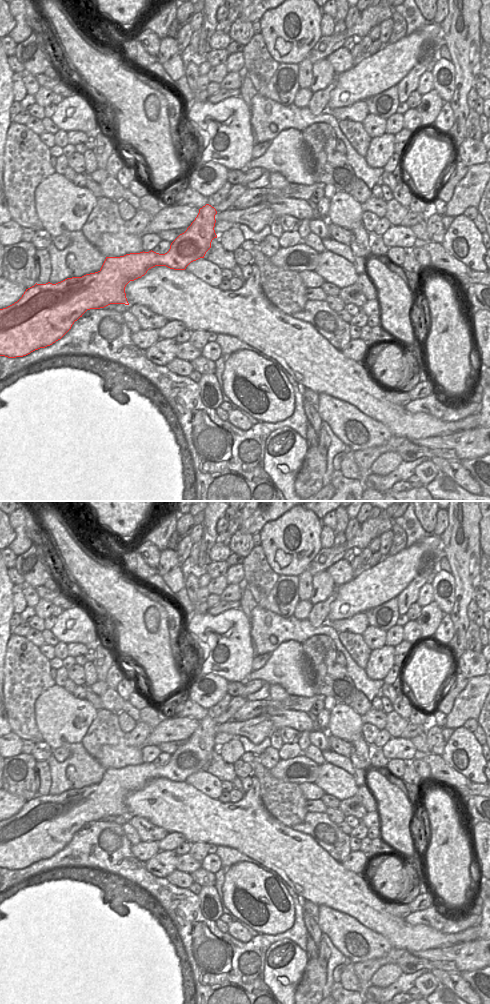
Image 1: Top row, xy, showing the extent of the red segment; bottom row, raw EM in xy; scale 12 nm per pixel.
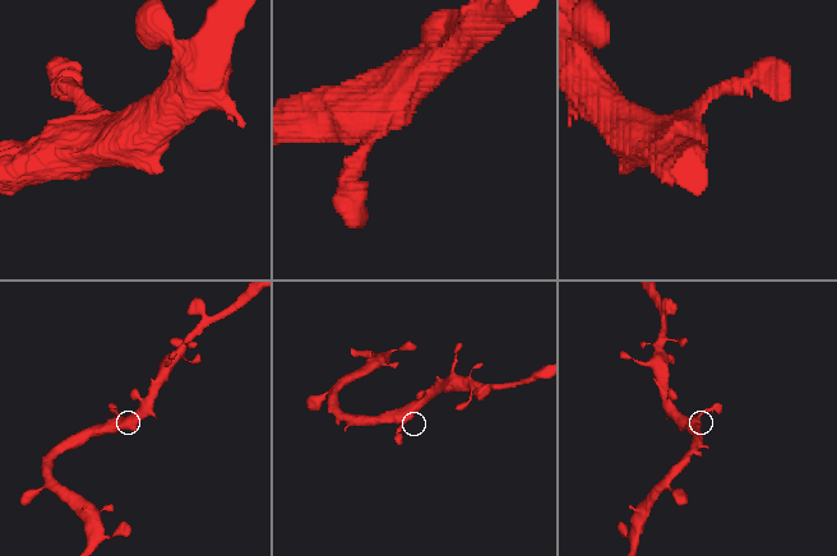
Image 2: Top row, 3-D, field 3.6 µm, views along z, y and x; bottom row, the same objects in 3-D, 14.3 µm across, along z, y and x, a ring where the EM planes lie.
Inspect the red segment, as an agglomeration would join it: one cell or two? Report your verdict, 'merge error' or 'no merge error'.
no merge error

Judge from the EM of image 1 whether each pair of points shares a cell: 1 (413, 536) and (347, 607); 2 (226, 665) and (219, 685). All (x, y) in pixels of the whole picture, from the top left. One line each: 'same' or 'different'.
1: different
2: different

